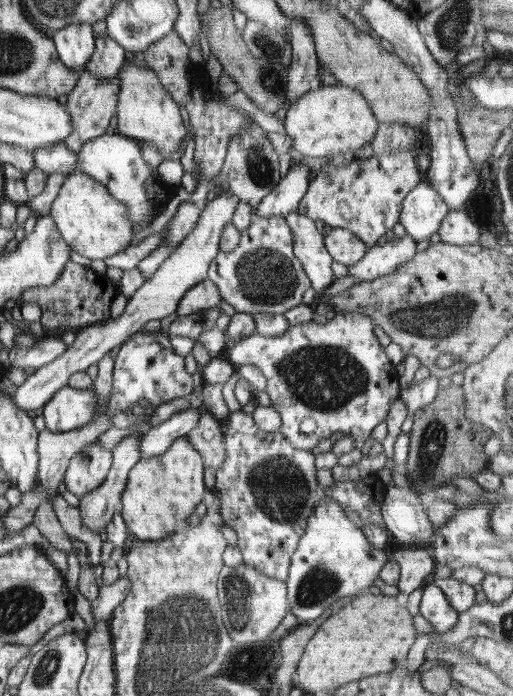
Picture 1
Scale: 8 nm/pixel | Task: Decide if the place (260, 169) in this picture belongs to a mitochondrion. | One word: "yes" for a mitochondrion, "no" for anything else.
yes

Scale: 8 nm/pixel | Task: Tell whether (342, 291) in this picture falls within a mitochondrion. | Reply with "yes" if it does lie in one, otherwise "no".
no

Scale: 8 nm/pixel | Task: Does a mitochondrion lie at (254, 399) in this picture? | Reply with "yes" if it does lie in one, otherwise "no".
no

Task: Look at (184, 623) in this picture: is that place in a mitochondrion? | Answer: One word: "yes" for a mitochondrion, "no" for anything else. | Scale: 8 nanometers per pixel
yes

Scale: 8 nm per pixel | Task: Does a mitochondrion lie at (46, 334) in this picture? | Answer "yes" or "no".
no

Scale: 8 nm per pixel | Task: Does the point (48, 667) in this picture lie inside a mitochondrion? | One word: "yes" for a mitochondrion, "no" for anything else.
yes

